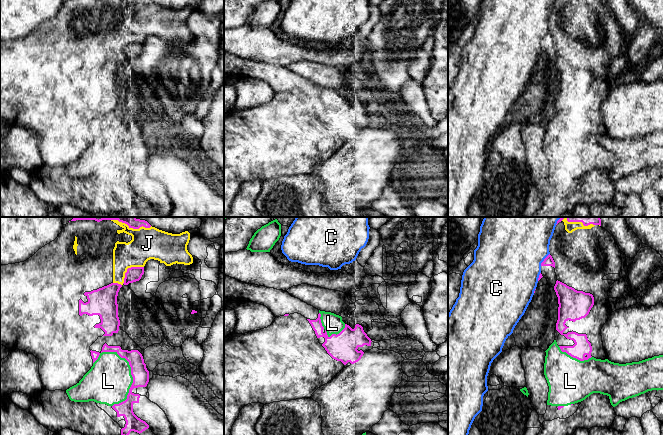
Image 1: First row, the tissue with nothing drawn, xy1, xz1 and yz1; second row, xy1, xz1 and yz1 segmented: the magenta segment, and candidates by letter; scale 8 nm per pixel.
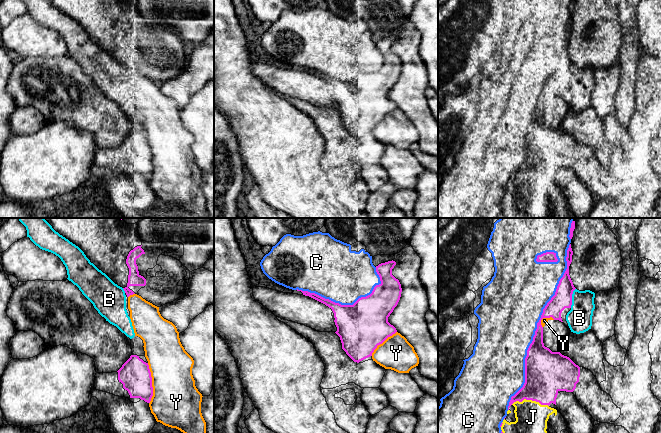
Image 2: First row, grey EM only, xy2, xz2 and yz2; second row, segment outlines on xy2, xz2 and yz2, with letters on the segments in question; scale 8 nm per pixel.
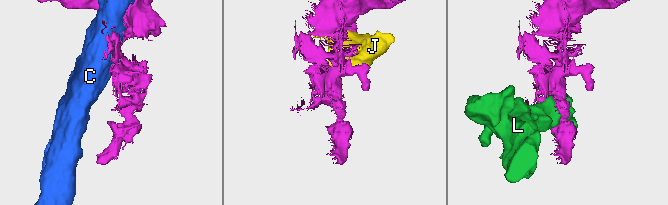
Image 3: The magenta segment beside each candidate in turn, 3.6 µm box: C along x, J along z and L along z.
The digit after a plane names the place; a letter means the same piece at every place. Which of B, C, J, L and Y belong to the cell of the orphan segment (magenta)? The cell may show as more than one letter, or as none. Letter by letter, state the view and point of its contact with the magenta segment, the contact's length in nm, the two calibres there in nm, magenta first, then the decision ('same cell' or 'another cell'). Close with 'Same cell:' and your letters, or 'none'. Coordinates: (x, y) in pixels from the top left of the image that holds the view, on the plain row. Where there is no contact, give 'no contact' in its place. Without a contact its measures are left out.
B: meets magenta in yz2 at (571, 74); contact 170 nm long; 150 nm thick on the magenta side, 200 nm on the other; another cell
C: meets magenta in yz2 at (537, 103); contact 1400 nm long; 220 nm thick on the magenta side, 480 nm on the other; another cell
J: meets magenta in xy1 at (125, 49); contact 280 nm long; 120 nm thick on the magenta side, 220 nm on the other; another cell
L: meets magenta in xy1 at (131, 150); contact 460 nm long; 140 nm thick on the magenta side, 360 nm on the other; another cell
Y: meets magenta in xy2 at (151, 159); contact 320 nm long; 240 nm thick on the magenta side, 400 nm on the other; another cell
Same cell: none

